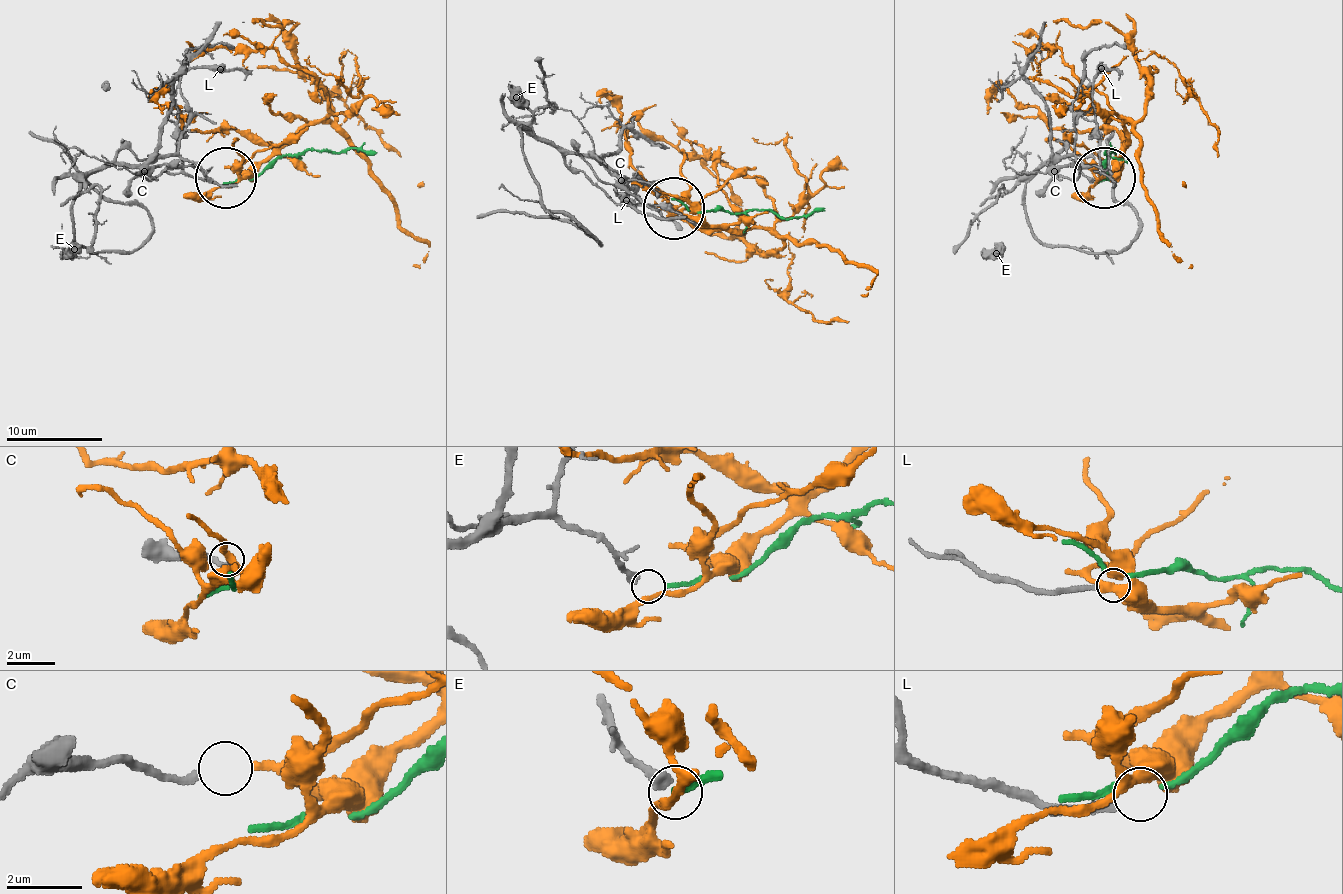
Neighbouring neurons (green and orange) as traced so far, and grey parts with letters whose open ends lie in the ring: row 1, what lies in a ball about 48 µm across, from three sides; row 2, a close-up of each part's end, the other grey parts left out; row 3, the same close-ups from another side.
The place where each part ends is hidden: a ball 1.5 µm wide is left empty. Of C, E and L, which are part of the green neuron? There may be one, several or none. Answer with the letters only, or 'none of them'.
E

